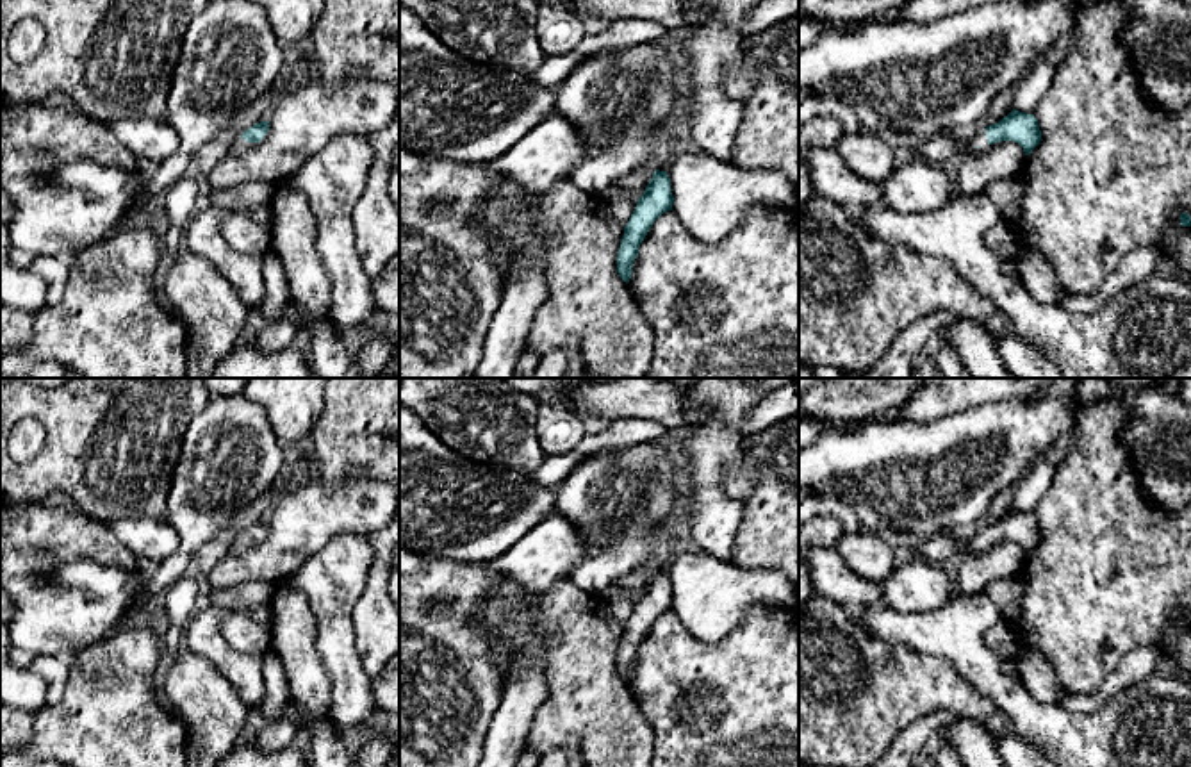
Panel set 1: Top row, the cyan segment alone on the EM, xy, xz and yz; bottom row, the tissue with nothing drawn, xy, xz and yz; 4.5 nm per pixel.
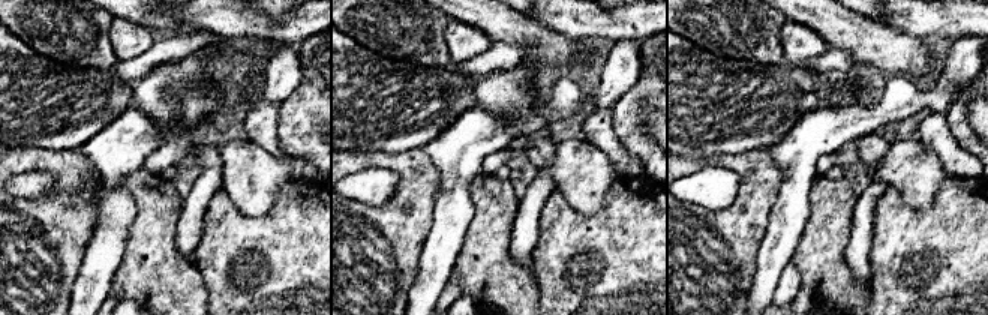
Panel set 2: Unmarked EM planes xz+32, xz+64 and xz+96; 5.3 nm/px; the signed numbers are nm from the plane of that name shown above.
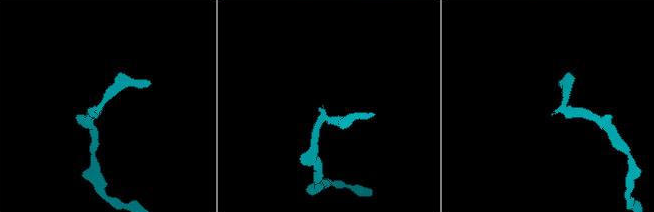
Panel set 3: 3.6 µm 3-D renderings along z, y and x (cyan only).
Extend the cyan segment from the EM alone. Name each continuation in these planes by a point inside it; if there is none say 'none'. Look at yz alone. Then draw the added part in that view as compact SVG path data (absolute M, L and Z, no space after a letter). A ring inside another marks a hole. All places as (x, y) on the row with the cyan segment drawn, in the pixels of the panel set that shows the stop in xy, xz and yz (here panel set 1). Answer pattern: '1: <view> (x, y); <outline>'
1: yz (979, 140); M982 128L972 139L968 139L968 144L970 144L970 153L984 153L993 144L998 144L998 143L990 144L986 137L986 128Z

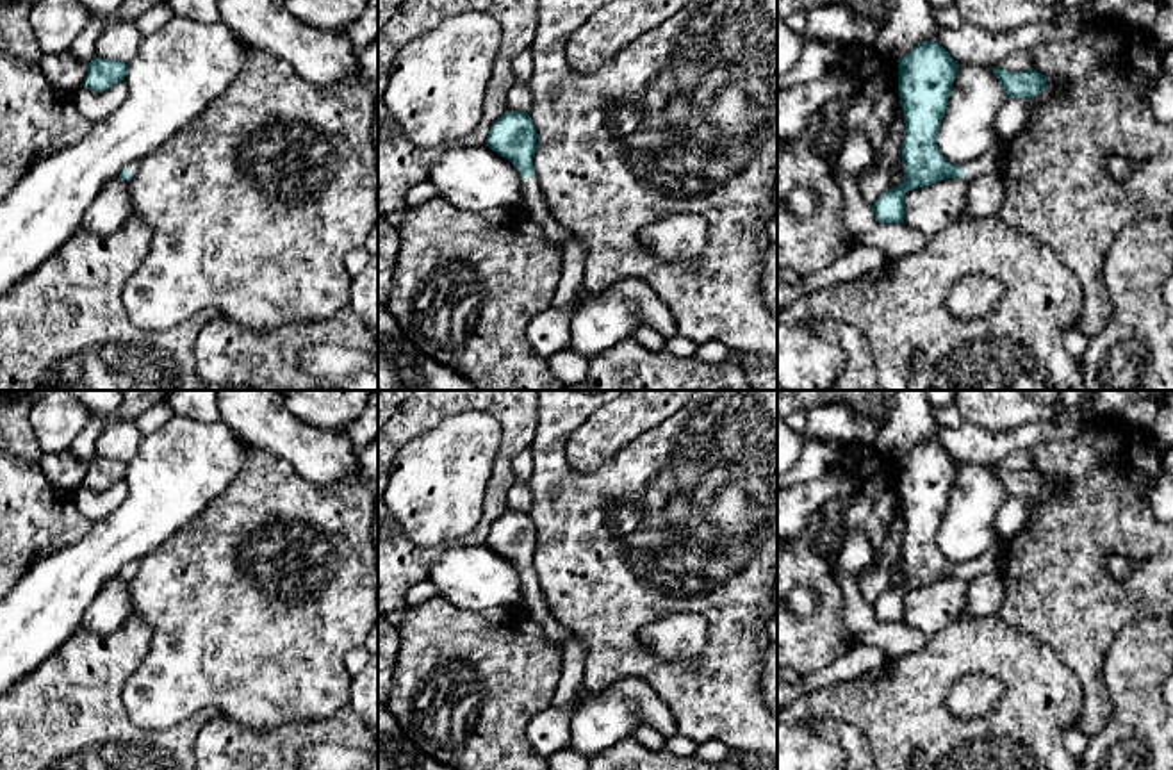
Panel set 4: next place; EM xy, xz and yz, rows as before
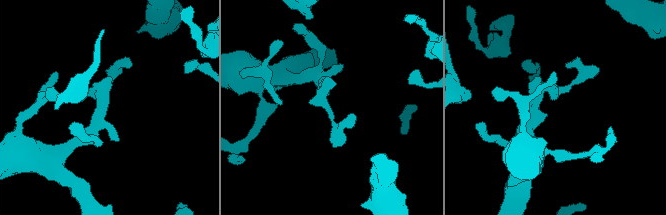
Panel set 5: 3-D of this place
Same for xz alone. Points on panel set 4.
1: xz (535, 205); M537 176L524 180L522 194L524 210L528 212L528 216L542 228L542 232L553 244L563 248L569 239L569 232L553 217Z

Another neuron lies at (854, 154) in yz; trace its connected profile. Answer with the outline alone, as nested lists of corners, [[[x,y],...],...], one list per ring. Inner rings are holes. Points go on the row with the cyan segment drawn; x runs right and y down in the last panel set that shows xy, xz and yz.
[[[843,127],[838,137],[836,182],[845,198],[843,219],[856,244],[882,250],[890,258],[918,253],[927,237],[904,223],[879,223],[859,189],[859,175],[874,162],[875,152],[857,128]]]

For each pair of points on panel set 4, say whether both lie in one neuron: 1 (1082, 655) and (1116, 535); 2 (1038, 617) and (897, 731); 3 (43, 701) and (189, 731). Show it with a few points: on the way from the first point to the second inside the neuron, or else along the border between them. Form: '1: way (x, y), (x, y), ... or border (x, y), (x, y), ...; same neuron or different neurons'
1: way (1082, 624), (1082, 569), (1086, 565); same neuron
2: border (995, 615), (1038, 637), (1058, 653); different neurons
3: way (79, 737), (82, 740), (154, 742); same neuron

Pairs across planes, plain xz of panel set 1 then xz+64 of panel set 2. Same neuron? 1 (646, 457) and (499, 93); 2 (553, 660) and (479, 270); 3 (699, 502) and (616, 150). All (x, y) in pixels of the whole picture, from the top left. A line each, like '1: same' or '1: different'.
1: same
2: same
3: same

